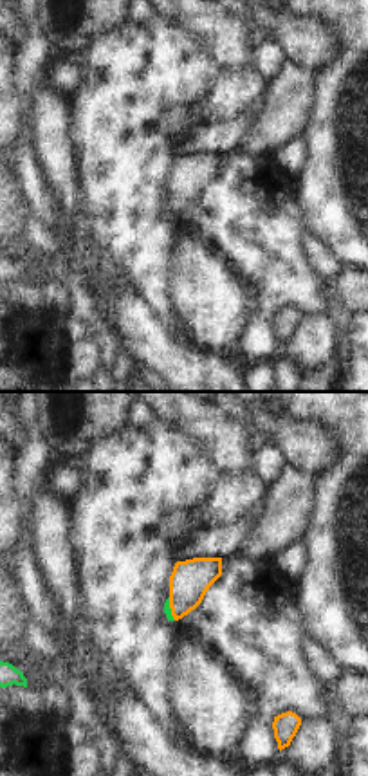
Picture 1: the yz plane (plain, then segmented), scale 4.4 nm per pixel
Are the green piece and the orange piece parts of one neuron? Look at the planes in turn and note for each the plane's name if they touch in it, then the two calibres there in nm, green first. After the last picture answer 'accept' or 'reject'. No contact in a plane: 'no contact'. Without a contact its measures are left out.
contact in yz; calibres 30 and 180 nm

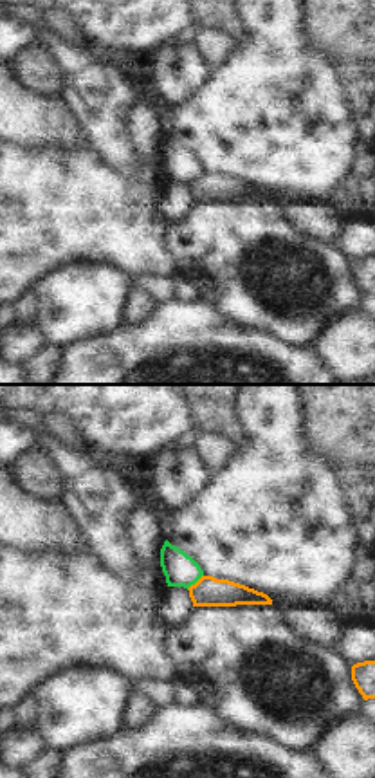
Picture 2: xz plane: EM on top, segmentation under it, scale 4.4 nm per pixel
contact in xz; calibres 140 and 140 nm

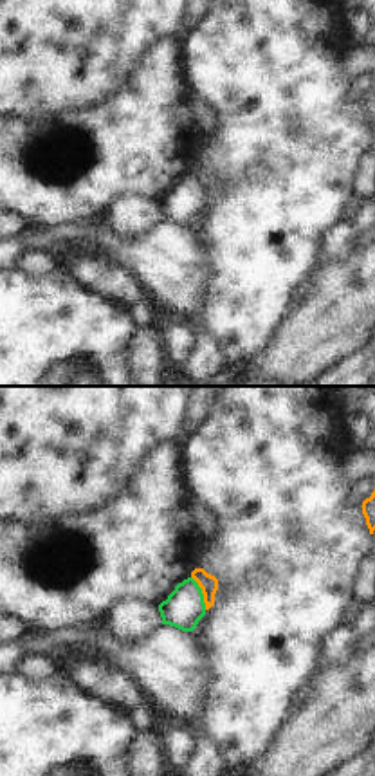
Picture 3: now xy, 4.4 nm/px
contact in xy; calibres 180 and 80 nm

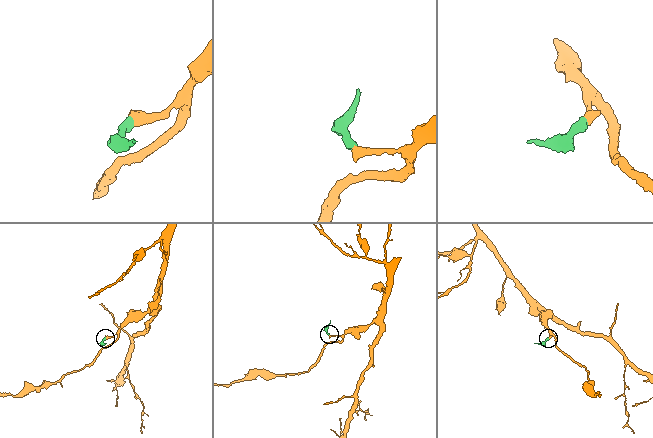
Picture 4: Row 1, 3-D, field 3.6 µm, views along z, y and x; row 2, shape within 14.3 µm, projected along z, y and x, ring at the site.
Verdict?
reject

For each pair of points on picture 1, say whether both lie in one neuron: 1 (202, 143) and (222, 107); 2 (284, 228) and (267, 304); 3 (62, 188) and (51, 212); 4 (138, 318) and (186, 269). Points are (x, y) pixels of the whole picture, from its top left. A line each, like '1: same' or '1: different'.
1: different
2: same
3: different
4: different

